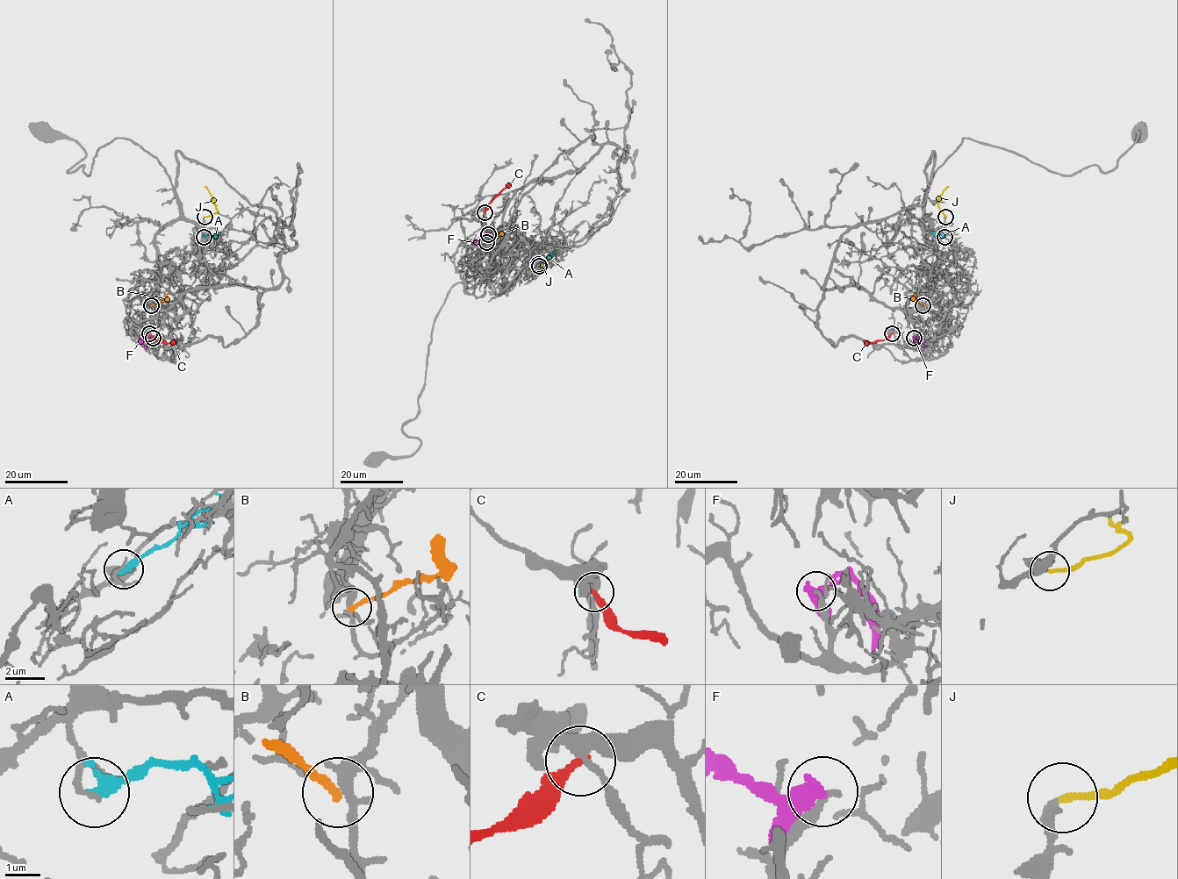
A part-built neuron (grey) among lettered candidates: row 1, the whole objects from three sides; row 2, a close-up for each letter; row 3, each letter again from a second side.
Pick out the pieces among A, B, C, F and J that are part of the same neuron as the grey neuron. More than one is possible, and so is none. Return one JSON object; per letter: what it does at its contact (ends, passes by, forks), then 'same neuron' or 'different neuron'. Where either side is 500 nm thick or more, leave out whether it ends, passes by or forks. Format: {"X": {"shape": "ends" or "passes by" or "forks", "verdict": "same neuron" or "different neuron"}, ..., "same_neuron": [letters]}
{"A": {"shape": "ends", "verdict": "different neuron"}, "B": {"shape": "ends", "verdict": "different neuron"}, "C": {"shape": "ends", "verdict": "different neuron"}, "F": {"shape": "ends", "verdict": "different neuron"}, "J": {"shape": "ends", "verdict": "same neuron"}, "same_neuron": ["J"]}

